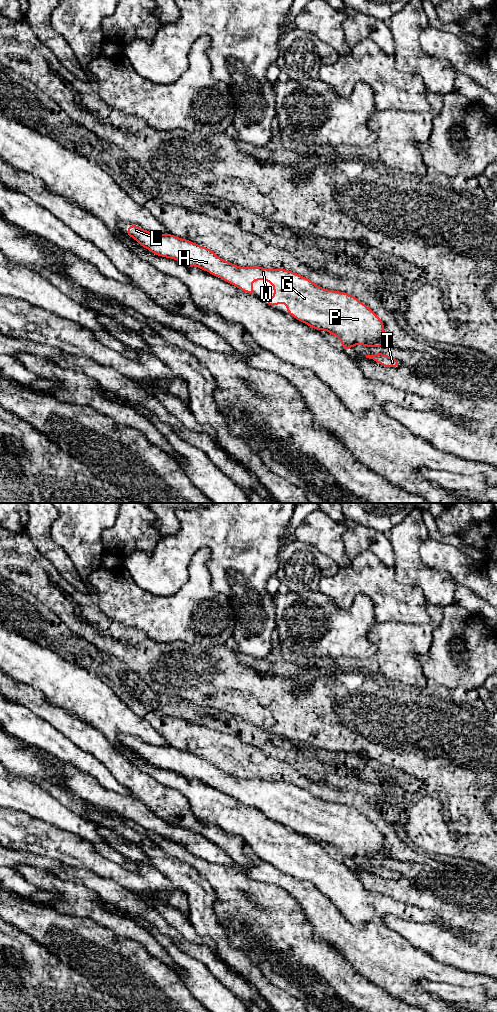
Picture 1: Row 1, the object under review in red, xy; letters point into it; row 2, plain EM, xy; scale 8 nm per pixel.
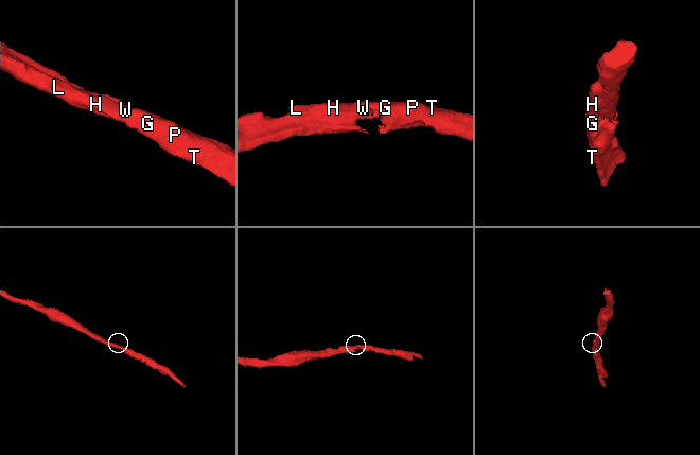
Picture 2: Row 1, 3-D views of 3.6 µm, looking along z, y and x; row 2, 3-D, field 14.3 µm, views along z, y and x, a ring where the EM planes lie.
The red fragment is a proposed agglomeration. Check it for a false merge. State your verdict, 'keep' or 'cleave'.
keep

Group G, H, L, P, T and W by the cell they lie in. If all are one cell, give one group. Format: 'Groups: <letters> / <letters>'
Groups: G H L P T W

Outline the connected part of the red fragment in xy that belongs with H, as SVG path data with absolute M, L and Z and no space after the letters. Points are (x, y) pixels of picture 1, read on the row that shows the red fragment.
M130 224L125 233L155 255L199 267L245 293L256 294L252 282L267 280L274 287L274 296L265 300L267 305L273 307L285 302L288 314L318 331L326 330L338 337L343 350L357 344L391 345L384 334L382 320L352 295L324 289L286 269L236 266L220 259L209 248L169 233L155 234L134 224Z

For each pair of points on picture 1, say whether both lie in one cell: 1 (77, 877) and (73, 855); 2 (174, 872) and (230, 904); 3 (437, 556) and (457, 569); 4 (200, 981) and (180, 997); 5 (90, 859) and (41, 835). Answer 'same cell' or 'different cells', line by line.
1: different cells
2: different cells
3: same cell
4: different cells
5: same cell

